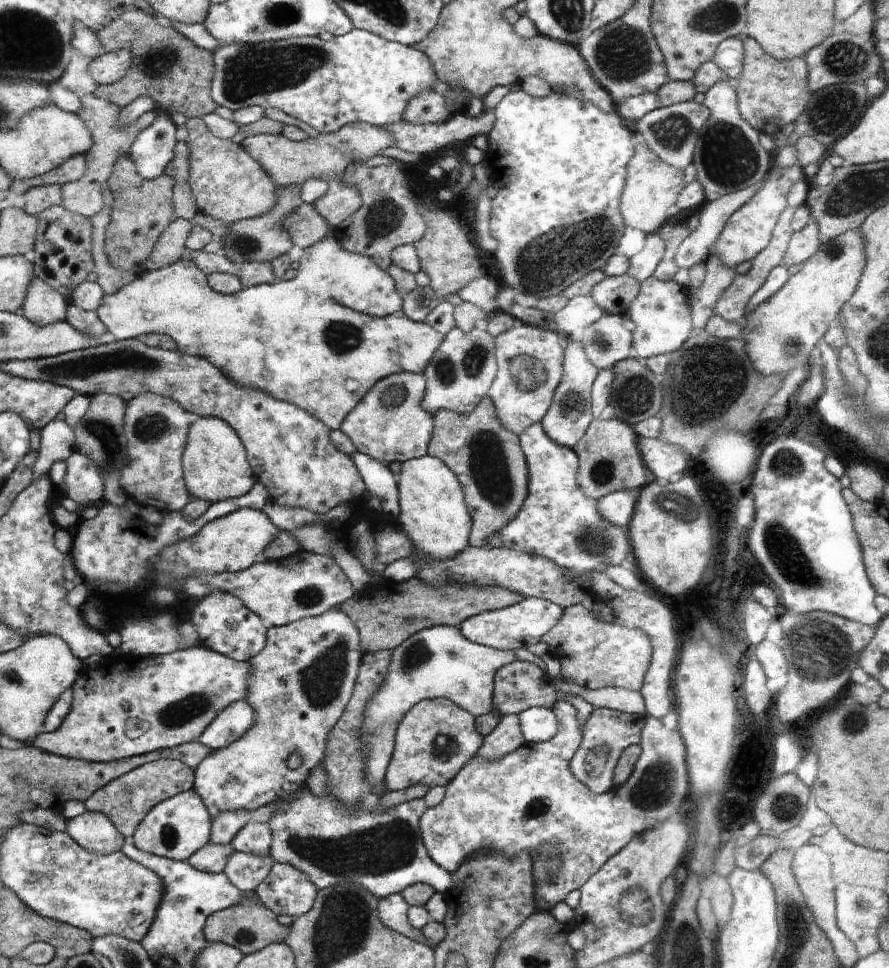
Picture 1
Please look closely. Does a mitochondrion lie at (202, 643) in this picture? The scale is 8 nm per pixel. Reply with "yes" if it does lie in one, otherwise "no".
no

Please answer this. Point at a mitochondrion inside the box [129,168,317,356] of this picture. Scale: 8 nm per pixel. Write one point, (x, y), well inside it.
(245, 244)

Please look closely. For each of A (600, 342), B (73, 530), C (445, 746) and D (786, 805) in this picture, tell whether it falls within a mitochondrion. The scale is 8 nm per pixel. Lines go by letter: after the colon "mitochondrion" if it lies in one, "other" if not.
A: mitochondrion
B: other
C: mitochondrion
D: mitochondrion

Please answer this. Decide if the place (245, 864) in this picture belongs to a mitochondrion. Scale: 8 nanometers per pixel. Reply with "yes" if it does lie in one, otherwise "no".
no

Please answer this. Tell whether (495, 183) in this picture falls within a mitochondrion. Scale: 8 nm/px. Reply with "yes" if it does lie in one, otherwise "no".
no

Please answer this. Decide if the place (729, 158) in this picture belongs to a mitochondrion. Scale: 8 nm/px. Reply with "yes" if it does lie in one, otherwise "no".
yes

